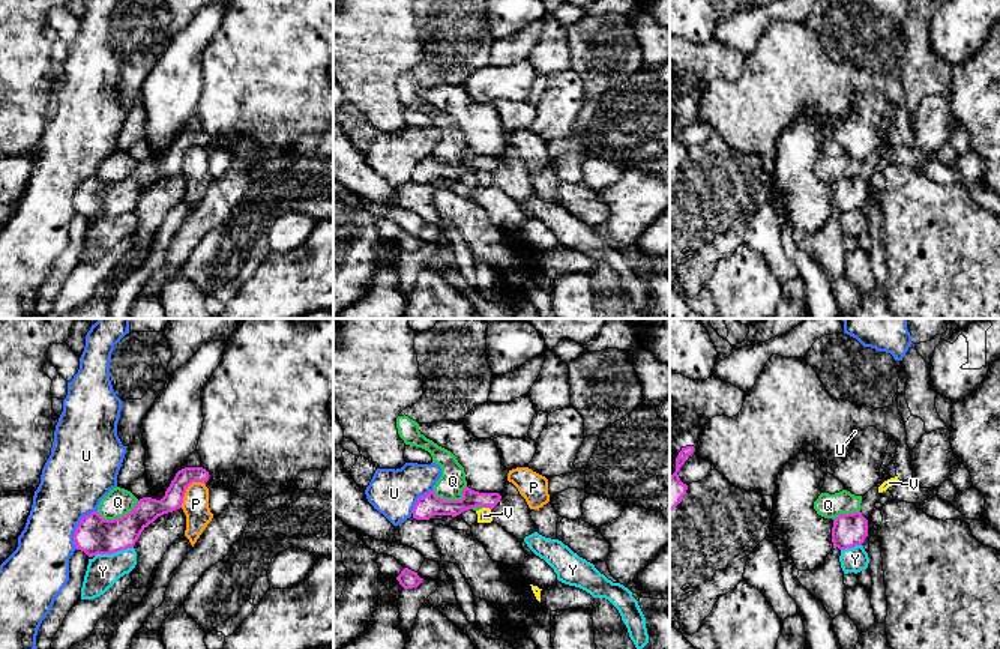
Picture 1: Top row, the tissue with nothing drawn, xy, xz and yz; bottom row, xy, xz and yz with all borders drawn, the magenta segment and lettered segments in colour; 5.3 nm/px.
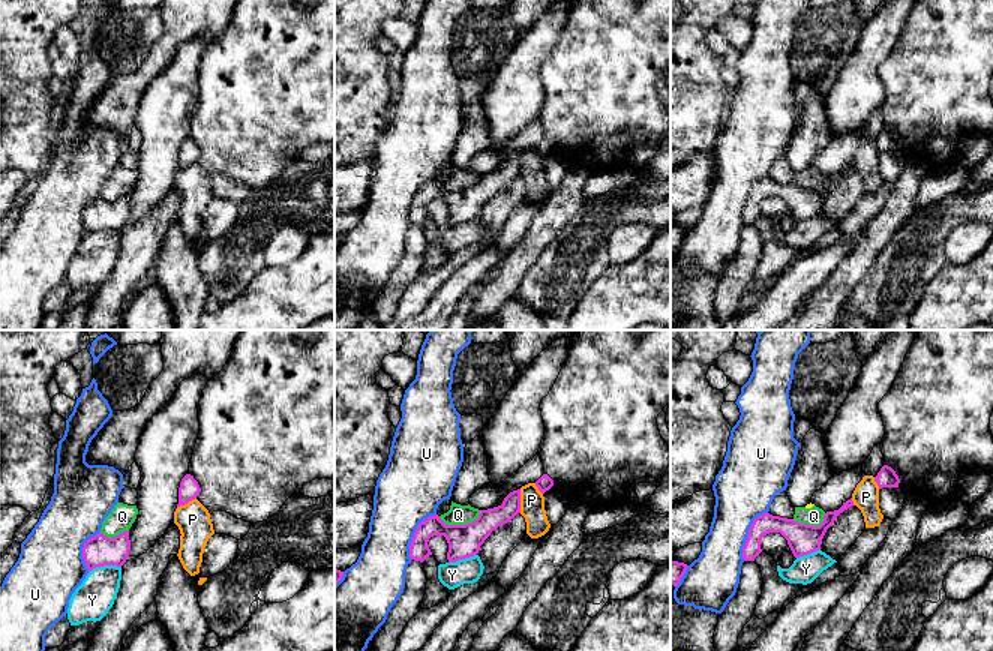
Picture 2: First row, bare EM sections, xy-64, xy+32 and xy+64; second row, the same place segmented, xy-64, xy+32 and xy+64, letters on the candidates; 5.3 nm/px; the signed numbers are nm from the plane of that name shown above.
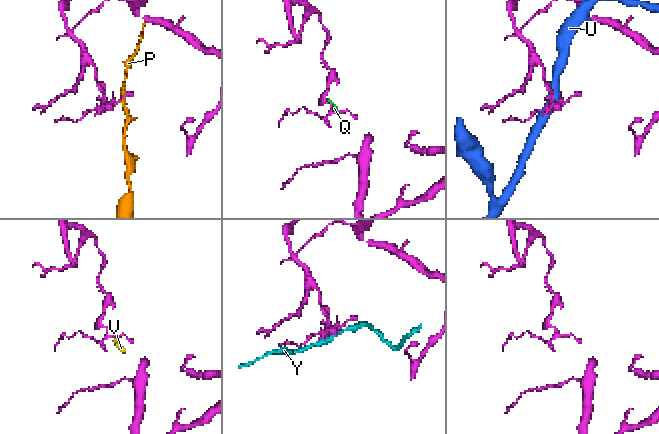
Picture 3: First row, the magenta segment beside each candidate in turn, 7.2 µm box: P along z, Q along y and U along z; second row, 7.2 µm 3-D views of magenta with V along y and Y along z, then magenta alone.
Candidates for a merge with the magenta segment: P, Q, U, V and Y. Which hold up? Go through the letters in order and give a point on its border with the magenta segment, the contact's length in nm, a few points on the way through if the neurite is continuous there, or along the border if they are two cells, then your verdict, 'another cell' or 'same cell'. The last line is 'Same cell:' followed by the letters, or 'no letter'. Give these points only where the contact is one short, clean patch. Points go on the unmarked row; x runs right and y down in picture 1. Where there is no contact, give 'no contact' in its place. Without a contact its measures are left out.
P: xy (186, 150) | 190 nm | along xy (204, 146), (192, 146), (186, 152), (180, 170) | another cell
Q: xy (117, 182) | 240 nm | another cell
U: xy (77, 190) | 240 nm | another cell
V: xz (487, 170) | 50 nm | along xz (482, 170), (490, 173) | another cell
Y: xy (113, 215) | 220 nm | another cell
Same cell: no letter

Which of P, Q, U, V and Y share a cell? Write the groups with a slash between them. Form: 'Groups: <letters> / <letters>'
Groups: P / Q V / U / Y

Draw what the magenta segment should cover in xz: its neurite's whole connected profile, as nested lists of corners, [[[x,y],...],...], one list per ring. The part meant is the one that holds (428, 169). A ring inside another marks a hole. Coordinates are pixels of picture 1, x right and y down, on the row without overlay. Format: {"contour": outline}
{"contour": [[[468,150],[462,153],[461,164],[443,164],[435,159],[434,153],[417,162],[413,171],[413,182],[429,183],[432,179],[452,179],[456,180],[462,174],[476,170],[492,173],[502,162],[498,156],[479,156]]]}

